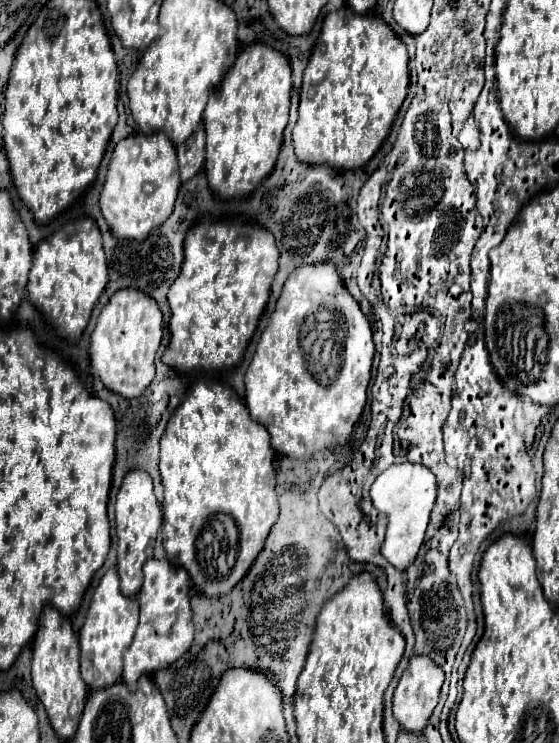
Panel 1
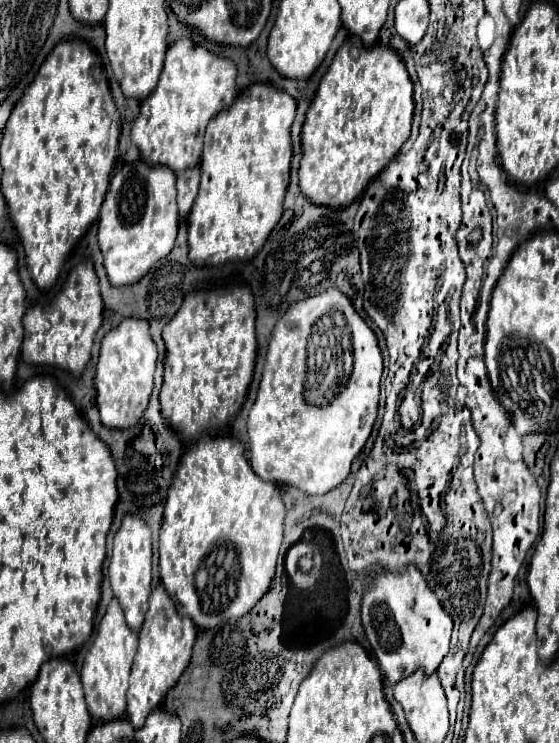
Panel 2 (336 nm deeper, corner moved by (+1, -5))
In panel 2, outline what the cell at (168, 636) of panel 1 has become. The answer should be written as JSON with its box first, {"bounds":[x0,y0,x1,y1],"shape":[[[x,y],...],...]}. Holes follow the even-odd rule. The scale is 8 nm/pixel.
{"bounds":[127,587,197,727],"shape":[[[157,587],[149,597],[149,611],[139,631],[139,649],[131,669],[131,681],[127,689],[127,719],[131,725],[143,727],[147,715],[157,709],[167,691],[179,681],[191,661],[191,649],[197,637],[197,627],[191,619],[177,615],[173,601],[163,587]]]}

